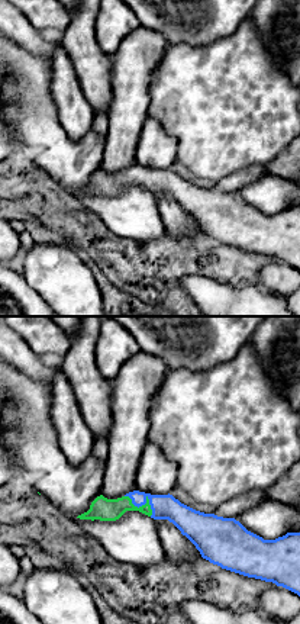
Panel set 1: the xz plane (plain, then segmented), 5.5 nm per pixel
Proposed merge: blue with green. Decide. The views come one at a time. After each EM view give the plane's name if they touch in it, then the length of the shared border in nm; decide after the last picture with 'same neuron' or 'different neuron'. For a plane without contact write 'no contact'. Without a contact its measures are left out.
meets blue in xz; contact 190 nm long

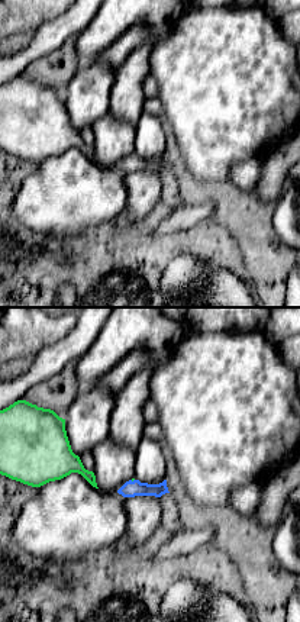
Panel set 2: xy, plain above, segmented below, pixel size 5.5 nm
meets blue in xy; contact 30 nm long

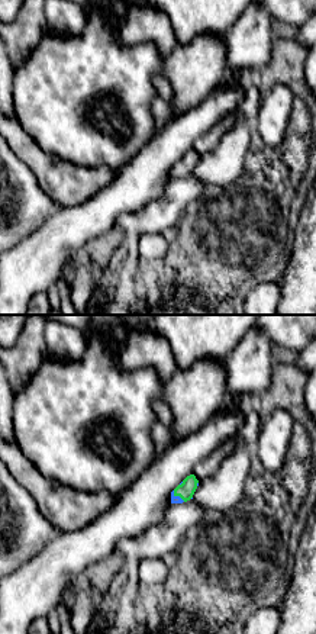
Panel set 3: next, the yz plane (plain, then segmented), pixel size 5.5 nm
meets blue in yz; contact 90 nm long

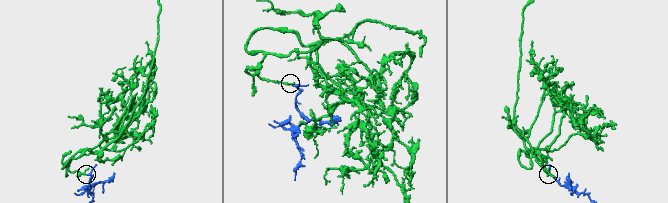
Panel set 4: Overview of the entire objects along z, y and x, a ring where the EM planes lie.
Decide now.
same neuron

